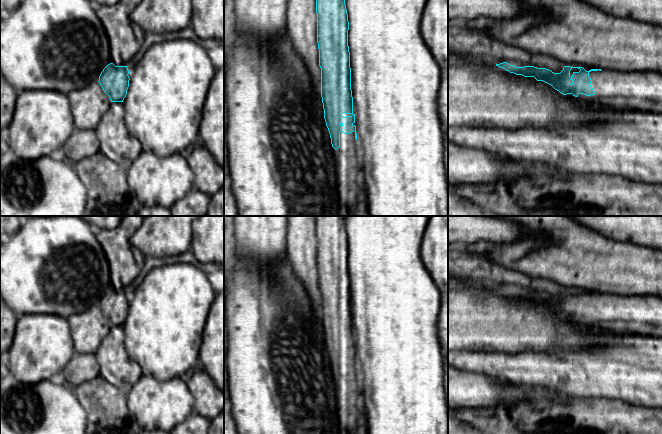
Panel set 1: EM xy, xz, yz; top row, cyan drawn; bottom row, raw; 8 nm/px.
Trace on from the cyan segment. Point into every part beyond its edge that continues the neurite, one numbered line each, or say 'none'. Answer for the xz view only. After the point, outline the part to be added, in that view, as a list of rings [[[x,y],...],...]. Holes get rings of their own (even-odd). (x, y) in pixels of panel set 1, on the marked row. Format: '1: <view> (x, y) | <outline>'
1: xz (348, 170) | [[[340,132],[340,147],[336,150],[336,174],[340,209],[355,208],[361,181],[359,146],[355,132]]]

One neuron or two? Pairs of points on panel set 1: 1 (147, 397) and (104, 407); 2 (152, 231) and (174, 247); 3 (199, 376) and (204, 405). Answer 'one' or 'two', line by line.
1: two
2: one
3: one

